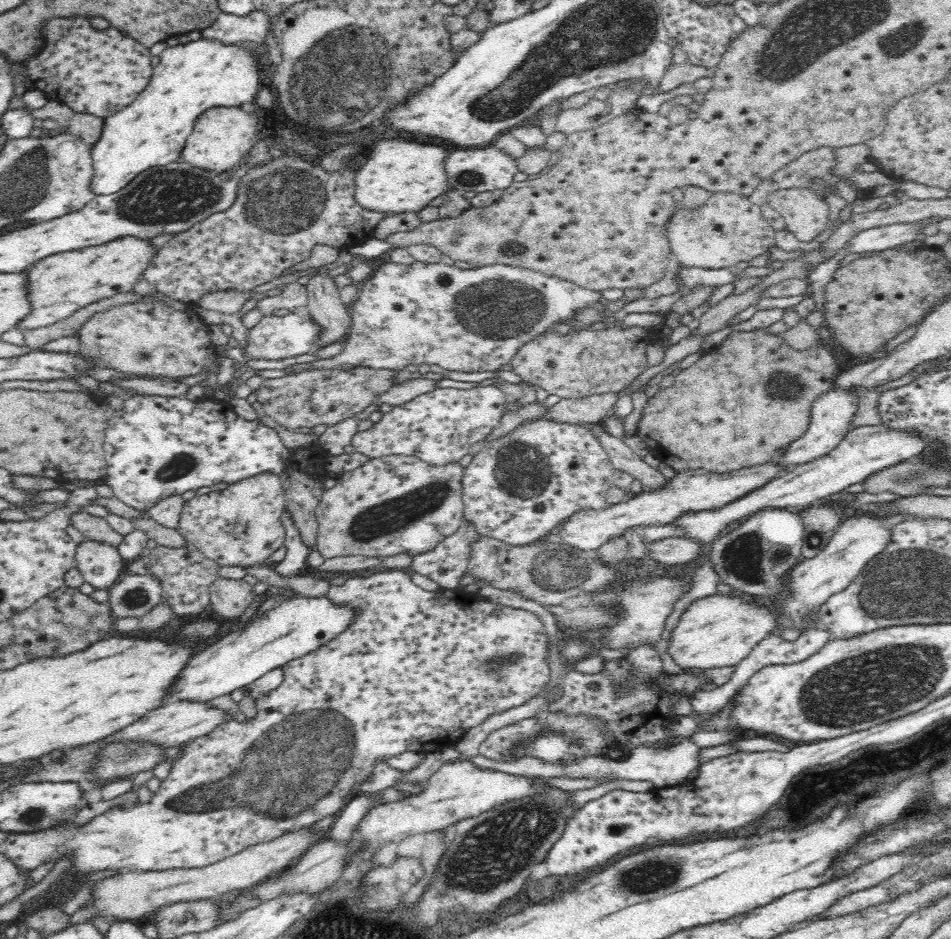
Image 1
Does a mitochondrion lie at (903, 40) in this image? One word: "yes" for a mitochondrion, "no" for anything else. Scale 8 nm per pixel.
yes

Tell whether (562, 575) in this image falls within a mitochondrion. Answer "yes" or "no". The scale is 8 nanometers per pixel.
yes

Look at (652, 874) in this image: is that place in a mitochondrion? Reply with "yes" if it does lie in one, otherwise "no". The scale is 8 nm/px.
yes

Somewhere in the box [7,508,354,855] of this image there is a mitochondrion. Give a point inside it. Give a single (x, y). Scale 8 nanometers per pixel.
(135, 598)

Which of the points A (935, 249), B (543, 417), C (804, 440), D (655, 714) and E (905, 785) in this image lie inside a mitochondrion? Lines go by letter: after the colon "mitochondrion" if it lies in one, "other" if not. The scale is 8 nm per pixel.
A: other
B: other
C: other
D: other
E: other

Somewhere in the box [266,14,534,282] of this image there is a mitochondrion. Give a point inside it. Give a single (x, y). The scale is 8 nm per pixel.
(325, 86)

